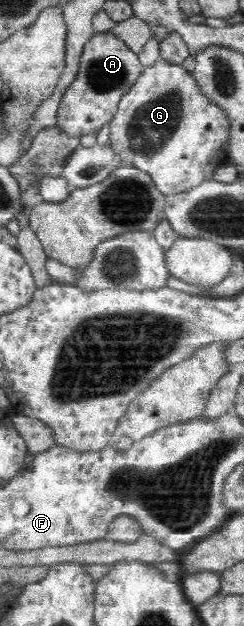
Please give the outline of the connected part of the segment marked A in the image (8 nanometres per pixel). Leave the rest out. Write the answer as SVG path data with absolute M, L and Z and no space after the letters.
M109 32L95 33L82 49L77 79L65 91L58 105L56 126L69 137L97 133L105 123L110 123L113 119L120 99L133 87L144 69L138 54L118 37Z

